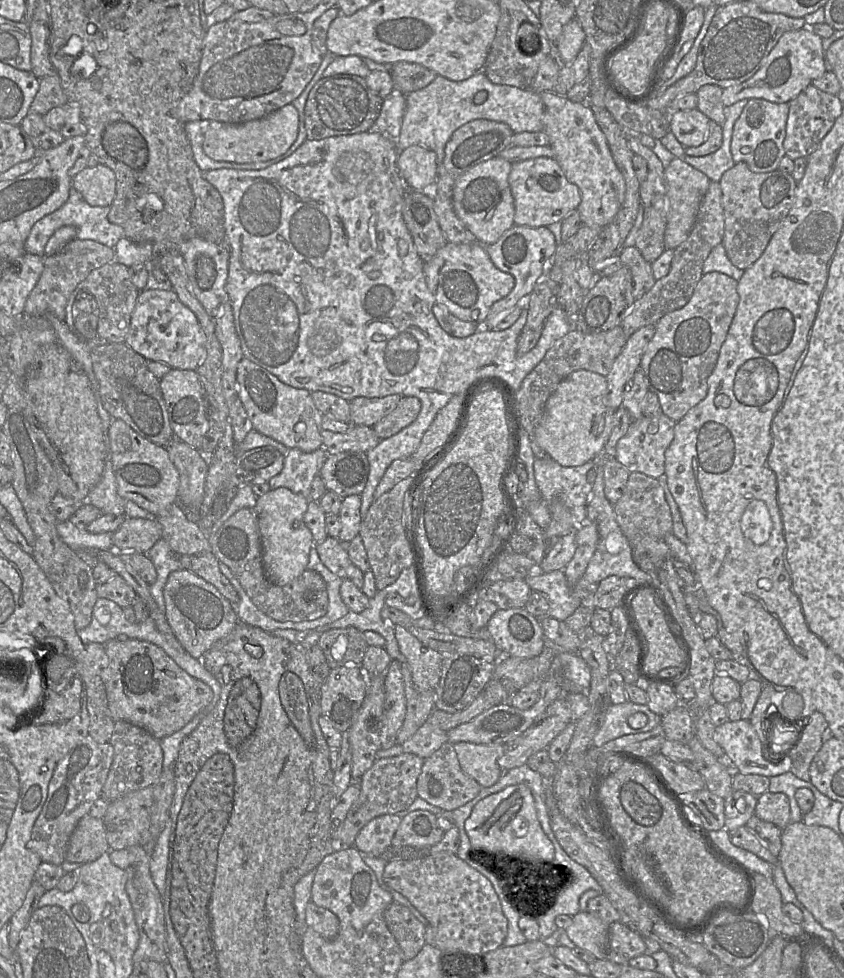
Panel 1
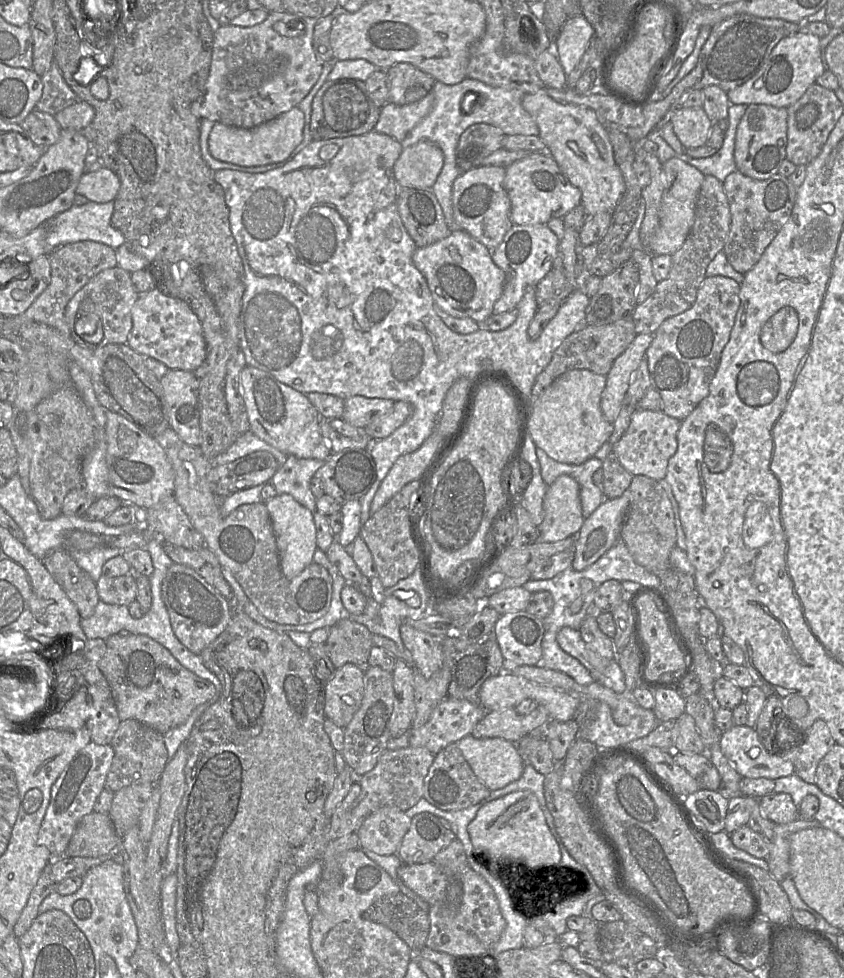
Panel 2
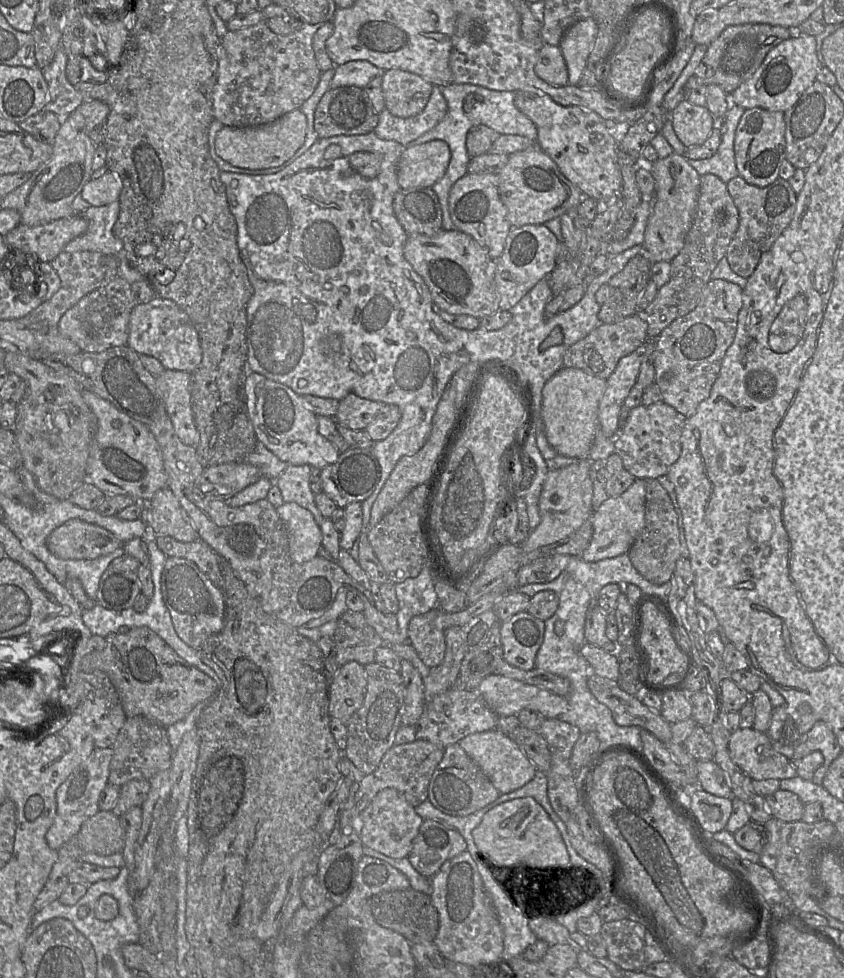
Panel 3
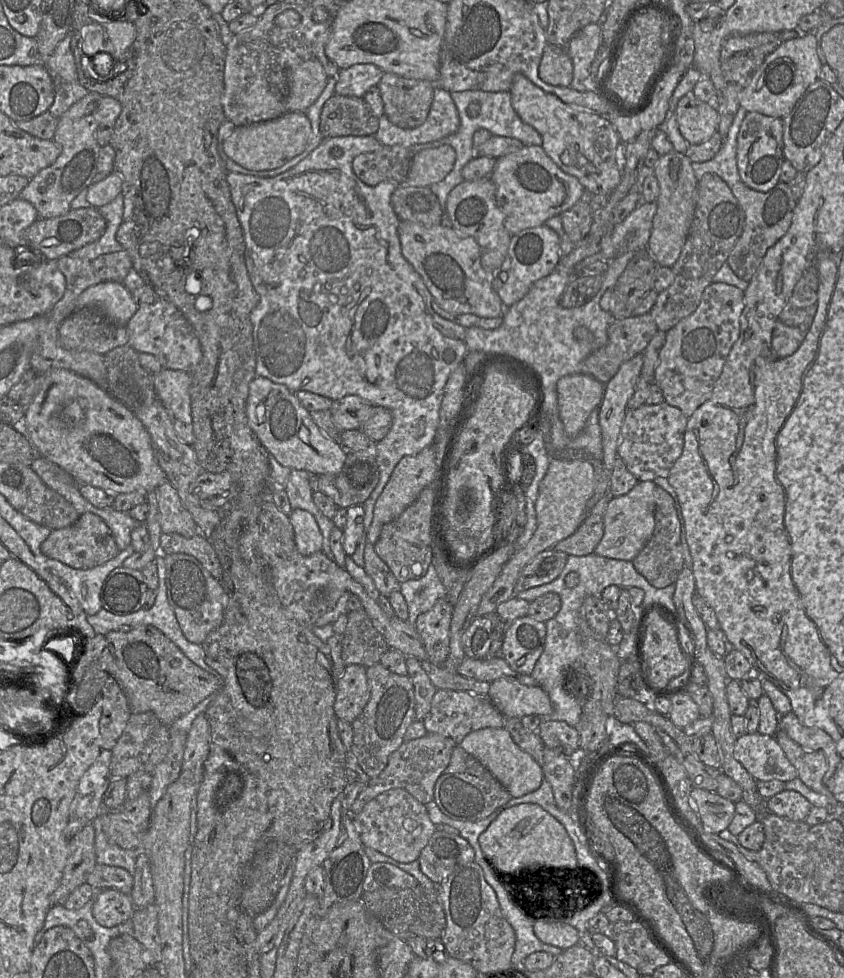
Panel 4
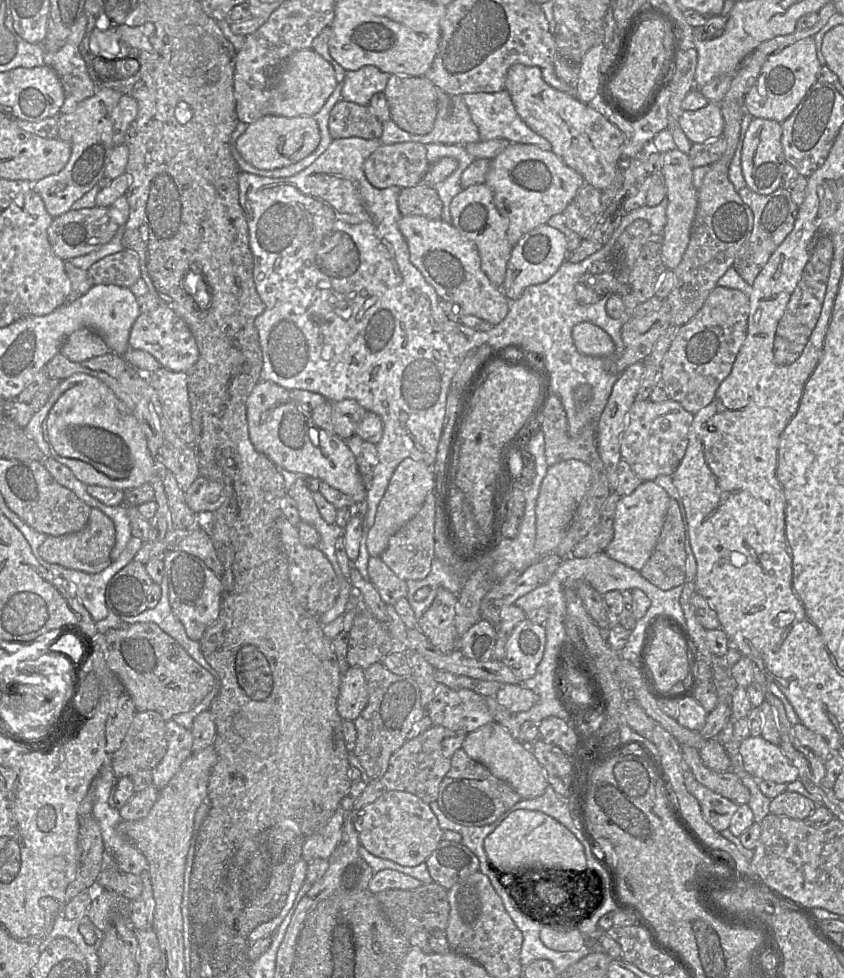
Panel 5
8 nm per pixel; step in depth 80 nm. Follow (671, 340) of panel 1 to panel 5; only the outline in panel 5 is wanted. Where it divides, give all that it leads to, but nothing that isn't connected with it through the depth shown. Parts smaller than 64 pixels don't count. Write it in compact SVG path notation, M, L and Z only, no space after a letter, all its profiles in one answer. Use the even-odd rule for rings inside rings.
M718 285L710 292L699 312L677 329L660 365L660 377L665 383L669 399L680 403L692 415L712 402L720 384L730 374L746 338L749 309L749 296L744 292Z

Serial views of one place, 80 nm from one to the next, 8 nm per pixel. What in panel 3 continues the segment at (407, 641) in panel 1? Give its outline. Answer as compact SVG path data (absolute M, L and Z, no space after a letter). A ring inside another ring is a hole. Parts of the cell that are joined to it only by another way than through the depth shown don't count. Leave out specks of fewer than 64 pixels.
M438 607L411 619L407 629L408 642L430 669L440 665L445 656L445 631L435 626L435 619L443 612Z

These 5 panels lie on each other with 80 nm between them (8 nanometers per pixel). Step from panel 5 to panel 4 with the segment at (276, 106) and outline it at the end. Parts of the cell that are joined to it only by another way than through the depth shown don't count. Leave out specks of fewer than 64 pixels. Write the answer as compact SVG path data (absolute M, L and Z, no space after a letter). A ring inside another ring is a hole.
M316 58L292 68L286 97L287 112L305 112L319 98L327 81L328 76Z

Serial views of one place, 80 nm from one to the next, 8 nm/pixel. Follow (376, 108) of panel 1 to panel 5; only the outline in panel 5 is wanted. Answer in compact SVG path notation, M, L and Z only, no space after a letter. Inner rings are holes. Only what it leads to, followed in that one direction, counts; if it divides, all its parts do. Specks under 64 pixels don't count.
M345 100L338 101L331 109L328 127L333 139L380 139L383 132L383 123L368 106Z

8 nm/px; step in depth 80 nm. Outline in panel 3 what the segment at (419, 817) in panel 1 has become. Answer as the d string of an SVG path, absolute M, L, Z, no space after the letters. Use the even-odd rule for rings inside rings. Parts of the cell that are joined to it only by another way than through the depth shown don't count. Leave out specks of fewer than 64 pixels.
M423 819L407 859L420 874L432 878L447 860L467 851L461 834L434 819Z

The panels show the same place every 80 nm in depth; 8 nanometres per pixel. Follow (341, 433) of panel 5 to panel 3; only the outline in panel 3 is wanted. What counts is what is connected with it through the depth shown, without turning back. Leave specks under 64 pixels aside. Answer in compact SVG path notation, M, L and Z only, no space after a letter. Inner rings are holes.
M348 394L339 401L338 411L334 417L337 424L352 430L365 428L383 412L385 404Z

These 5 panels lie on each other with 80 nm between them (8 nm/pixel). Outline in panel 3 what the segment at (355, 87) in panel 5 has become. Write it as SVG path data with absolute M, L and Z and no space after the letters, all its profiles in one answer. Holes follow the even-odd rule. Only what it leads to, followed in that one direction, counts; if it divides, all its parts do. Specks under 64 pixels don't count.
M355 60L336 66L336 72L331 80L330 88L342 86L357 86L365 88L367 84L384 71L368 61Z

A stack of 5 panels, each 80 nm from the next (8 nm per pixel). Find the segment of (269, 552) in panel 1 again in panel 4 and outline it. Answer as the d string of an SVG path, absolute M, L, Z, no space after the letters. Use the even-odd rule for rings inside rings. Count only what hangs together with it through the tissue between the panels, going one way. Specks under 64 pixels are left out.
M293 509L289 520L294 530L298 552L303 556L321 551L323 536L314 516L306 510Z

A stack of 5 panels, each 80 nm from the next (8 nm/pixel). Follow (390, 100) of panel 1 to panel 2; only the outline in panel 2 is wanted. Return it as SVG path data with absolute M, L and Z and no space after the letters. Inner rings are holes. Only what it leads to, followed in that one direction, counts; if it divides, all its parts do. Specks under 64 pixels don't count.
M430 91L423 99L406 105L385 103L374 131L389 135L400 143L431 111L434 95Z

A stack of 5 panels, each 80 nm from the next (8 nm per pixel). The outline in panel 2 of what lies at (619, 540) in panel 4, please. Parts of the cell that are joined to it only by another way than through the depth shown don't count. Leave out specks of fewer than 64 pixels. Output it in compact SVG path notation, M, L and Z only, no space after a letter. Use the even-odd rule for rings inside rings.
M627 489L620 497L605 499L584 519L575 537L573 569L586 569L618 541L629 503L630 490Z

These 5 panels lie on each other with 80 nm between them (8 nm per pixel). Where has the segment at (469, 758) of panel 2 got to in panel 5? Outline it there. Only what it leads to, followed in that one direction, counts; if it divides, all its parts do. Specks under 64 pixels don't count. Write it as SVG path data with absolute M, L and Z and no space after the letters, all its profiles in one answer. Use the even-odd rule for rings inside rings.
M491 722L466 735L462 750L474 761L484 765L496 778L510 785L522 799L533 799L544 794L549 785L544 768L528 745L515 740L499 723Z

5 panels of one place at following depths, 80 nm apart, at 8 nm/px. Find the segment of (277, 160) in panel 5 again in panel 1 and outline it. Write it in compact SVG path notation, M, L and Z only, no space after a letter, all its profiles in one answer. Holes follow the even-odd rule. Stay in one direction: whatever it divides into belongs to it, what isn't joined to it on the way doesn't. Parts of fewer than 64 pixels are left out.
M287 104L260 119L242 124L229 124L212 120L204 136L203 151L215 161L235 163L267 161L287 152L295 142L298 131L298 111L293 104Z

